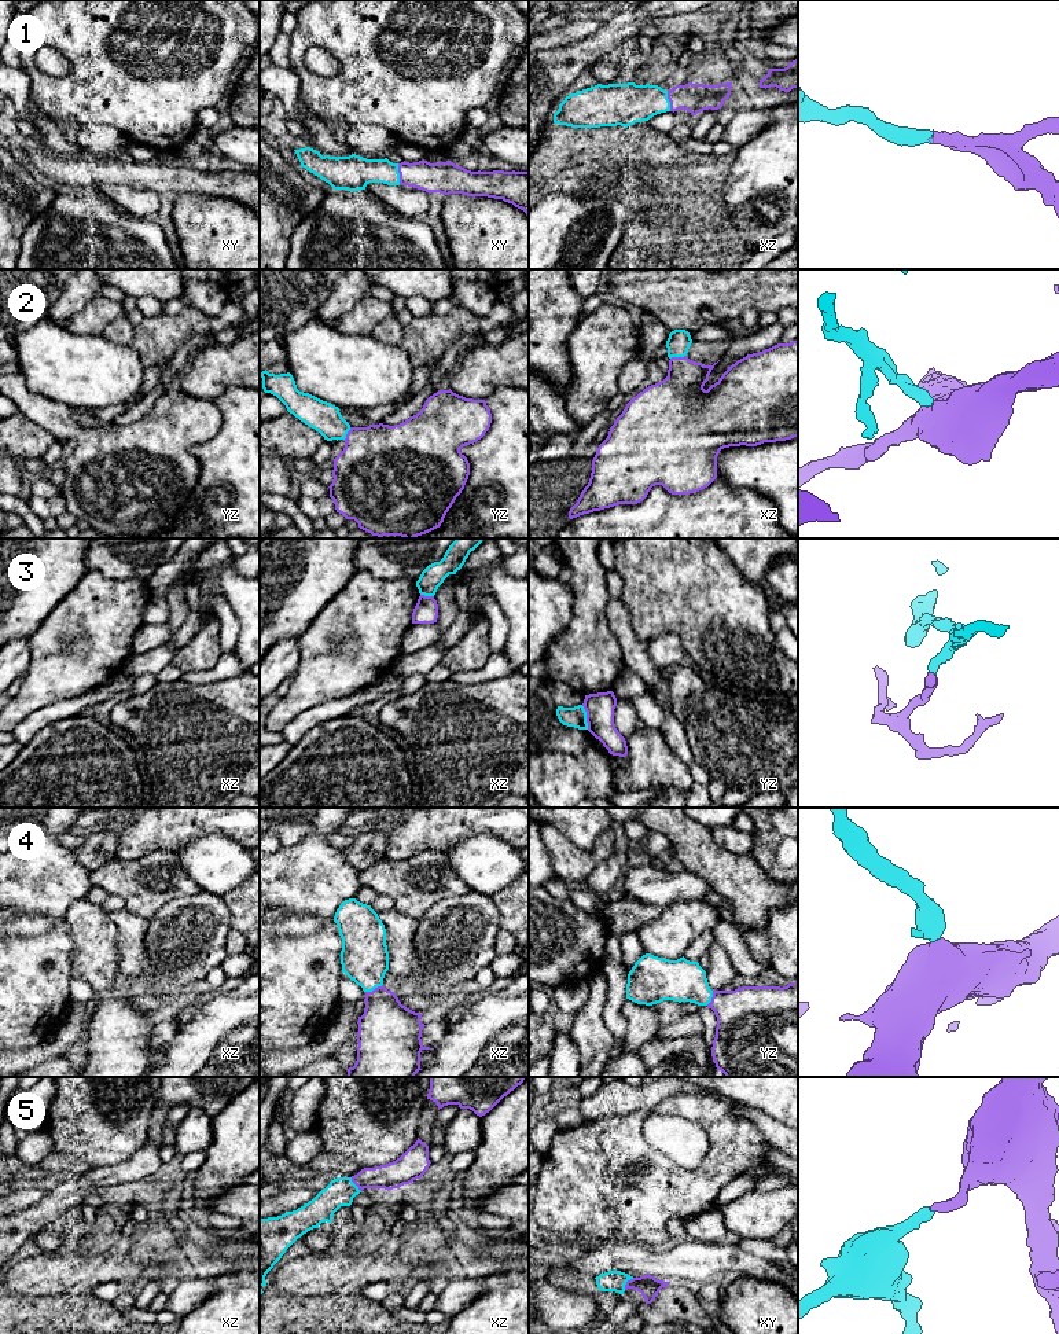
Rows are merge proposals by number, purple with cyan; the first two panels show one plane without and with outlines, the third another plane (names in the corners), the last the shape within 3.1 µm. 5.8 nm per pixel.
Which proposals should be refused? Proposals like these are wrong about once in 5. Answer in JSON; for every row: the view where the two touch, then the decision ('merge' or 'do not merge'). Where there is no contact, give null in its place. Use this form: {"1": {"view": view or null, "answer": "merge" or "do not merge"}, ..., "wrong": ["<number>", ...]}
{"1": {"view": "xy", "answer": "merge"}, "2": {"view": "xz", "answer": "merge"}, "3": {"view": "yz", "answer": "do not merge"}, "4": {"view": "xz", "answer": "merge"}, "5": {"view": "xy", "answer": "merge"}, "wrong": ["3"]}

